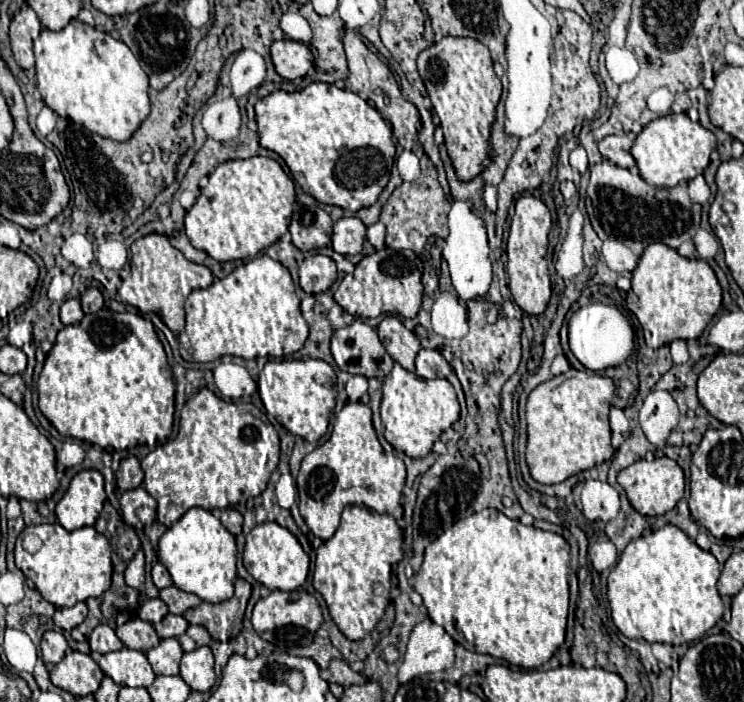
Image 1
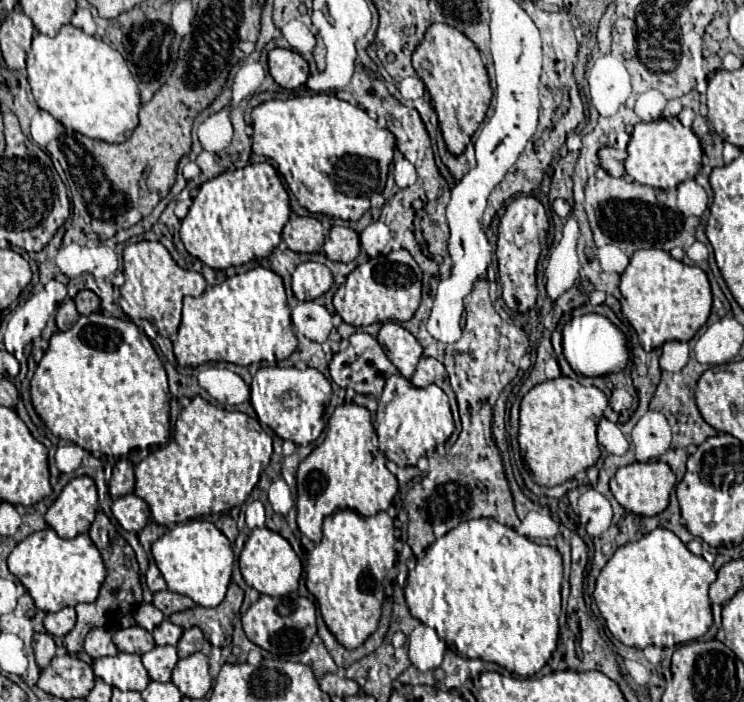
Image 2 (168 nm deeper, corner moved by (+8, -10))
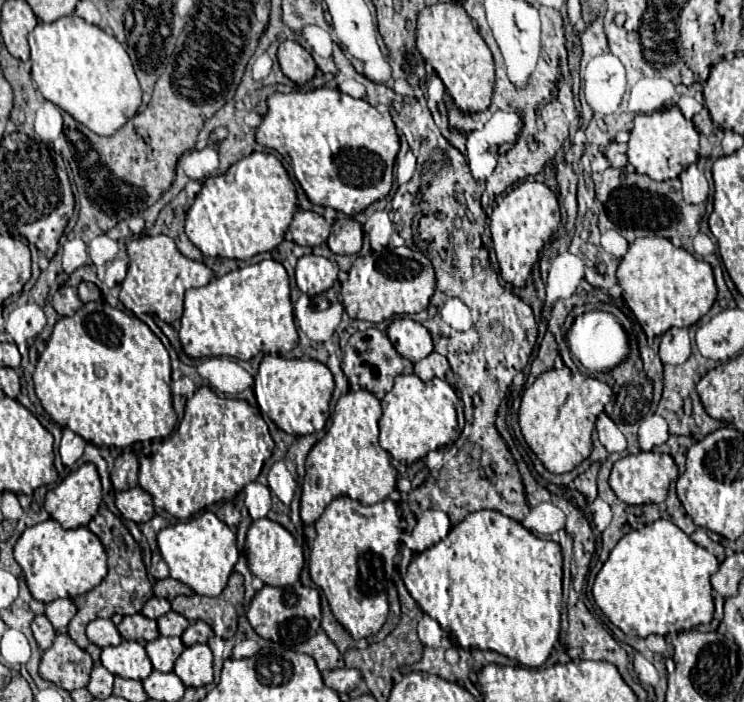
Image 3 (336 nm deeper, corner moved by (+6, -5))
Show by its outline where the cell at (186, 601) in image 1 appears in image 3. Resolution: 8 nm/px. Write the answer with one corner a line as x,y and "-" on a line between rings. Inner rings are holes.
166,577
162,581
156,581
156,585
154,585
154,595
164,597
168,601
172,601
178,595
192,595
192,593
194,591
190,587
186,587
184,583
178,583
176,579
170,579
170,577

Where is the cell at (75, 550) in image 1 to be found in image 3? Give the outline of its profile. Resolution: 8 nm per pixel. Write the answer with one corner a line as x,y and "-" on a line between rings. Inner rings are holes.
54,519
28,527
14,547
14,559
24,571
32,597
42,603
52,603
60,597
74,599
76,595
84,595
108,573
106,551
100,539
88,527
64,531

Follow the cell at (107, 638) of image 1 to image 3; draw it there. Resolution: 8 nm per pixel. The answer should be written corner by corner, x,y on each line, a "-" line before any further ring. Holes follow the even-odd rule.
94,619
94,621
90,621
88,627
86,627
86,635
88,635
88,641
98,645
100,649
122,643
120,633
116,631
116,625
110,619

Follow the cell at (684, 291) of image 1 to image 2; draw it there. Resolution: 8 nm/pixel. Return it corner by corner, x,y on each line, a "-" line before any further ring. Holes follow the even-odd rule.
660,248
632,254
630,264
620,278
620,292
622,314
634,326
646,352
652,352
668,340
688,342
706,324
712,308
712,292
706,272
698,266
674,260

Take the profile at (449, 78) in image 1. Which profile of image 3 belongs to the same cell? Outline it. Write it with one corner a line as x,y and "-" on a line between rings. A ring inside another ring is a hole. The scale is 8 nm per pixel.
438,3
424,7
418,15
416,49
442,79
454,105
464,113
482,113
490,107
494,89
494,61
488,45
476,31
466,11
458,5

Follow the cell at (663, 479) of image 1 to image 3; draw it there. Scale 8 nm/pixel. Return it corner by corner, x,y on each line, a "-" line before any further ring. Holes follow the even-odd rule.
640,451
614,463
610,473
610,487
620,501
628,505
646,505
646,503
662,503
674,479
678,479
678,467
670,455

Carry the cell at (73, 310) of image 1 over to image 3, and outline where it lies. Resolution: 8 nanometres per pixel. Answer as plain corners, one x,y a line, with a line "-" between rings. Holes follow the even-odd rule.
60,287
58,293
54,295
52,299
52,307
56,309
56,313
60,317
72,317
80,307
82,307
82,301
78,299
78,291
74,287

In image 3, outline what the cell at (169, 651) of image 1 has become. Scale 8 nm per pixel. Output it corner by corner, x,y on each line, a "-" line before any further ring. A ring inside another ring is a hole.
158,637
146,643
146,653
154,669
160,673
170,673
174,667
174,661
182,651
184,651
184,643
180,641
180,637

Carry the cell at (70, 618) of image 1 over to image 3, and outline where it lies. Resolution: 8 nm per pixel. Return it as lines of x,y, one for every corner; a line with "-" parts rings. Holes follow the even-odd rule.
56,599
46,605
46,617
54,629
64,631
70,619
76,615
76,607
70,599

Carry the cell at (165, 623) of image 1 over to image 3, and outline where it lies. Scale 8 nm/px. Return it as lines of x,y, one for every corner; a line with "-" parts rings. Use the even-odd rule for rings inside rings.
170,611
158,619
158,629
160,629
160,635
164,635
164,637
170,637
170,635
180,637
186,627
188,627
188,621
174,611

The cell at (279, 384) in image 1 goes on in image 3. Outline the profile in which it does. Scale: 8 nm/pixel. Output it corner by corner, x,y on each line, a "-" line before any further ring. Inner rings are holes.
264,355
260,369
254,377
254,395
262,413
266,413
282,431
290,435
310,435
320,431
330,417
330,397
334,379
326,365
320,361
282,359

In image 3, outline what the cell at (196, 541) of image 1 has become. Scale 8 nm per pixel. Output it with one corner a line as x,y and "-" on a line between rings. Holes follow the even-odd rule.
210,511
162,529
158,533
158,547
170,567
170,577
206,597
218,597
222,593
238,561
236,533

